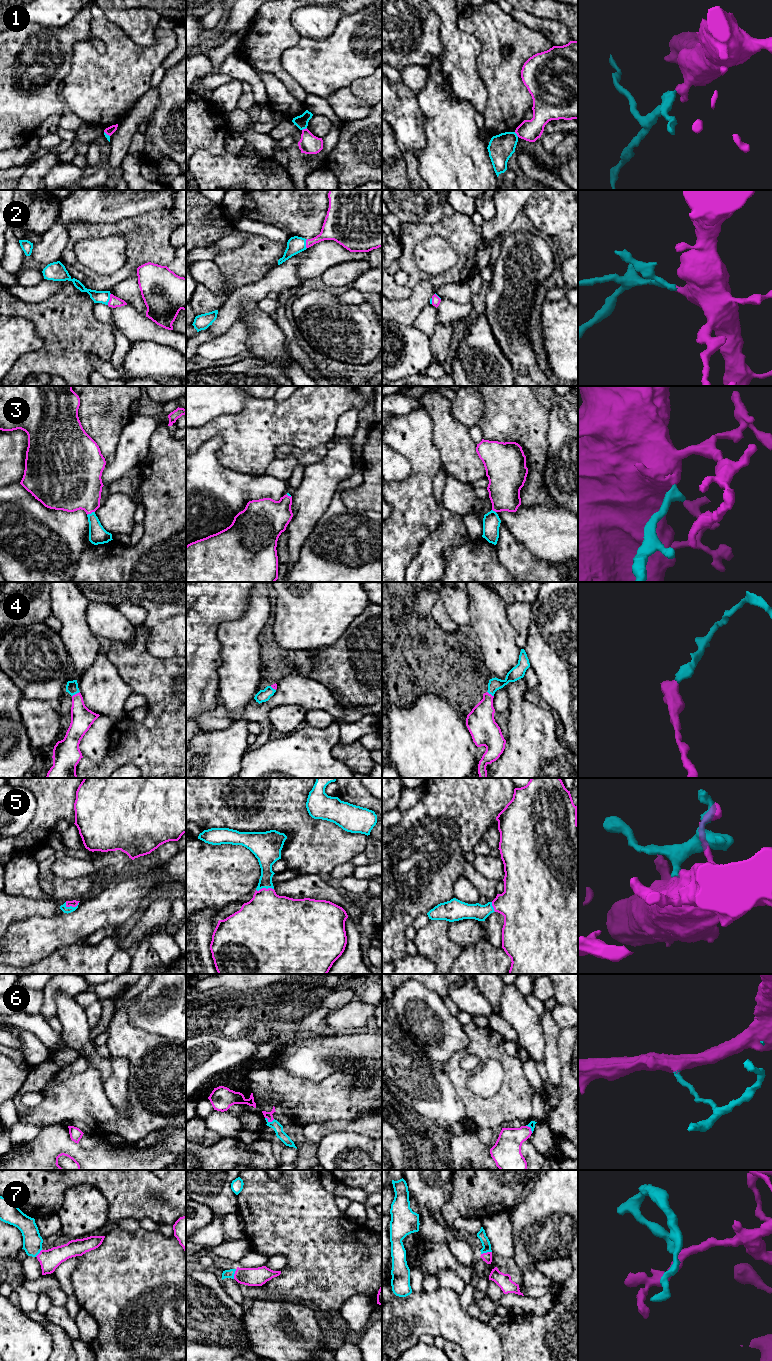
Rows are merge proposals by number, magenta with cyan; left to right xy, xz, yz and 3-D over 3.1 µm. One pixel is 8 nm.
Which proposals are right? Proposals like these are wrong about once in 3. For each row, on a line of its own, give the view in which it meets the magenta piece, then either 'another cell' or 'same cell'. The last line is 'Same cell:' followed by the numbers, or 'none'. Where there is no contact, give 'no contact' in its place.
1: xz | another cell
2: xy | same cell
3: xy | same cell
4: xy | same cell
5: xy | same cell
6: xz | same cell
7: yz | same cell
Same cell: 2, 3, 4, 5, 6, 7

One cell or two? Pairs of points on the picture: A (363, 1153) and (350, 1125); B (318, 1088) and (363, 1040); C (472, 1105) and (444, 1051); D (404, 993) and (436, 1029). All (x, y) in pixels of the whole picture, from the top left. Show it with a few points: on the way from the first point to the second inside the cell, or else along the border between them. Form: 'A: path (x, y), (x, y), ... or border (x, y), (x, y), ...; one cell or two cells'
A: border (330, 1133), (337, 1131), (357, 1132), (371, 1137); two cells
B: border (337, 1070), (322, 1079), (308, 1080); two cells
C: border (453, 1055), (444, 1068); two cells
D: path (413, 1002), (427, 1020); one cell

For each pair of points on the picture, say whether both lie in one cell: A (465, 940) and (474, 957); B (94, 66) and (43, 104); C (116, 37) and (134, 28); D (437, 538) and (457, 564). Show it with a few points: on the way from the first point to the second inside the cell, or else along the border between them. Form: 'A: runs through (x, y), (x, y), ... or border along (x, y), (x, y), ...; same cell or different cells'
A: border along (485, 937), (464, 948); different cells
B: border along (70, 70), (60, 87), (60, 98), (66, 108); different cells
C: border along (106, 19), (116, 24), (137, 44), (145, 46); different cells
D: border along (468, 541), (444, 550), (443, 570); different cells

